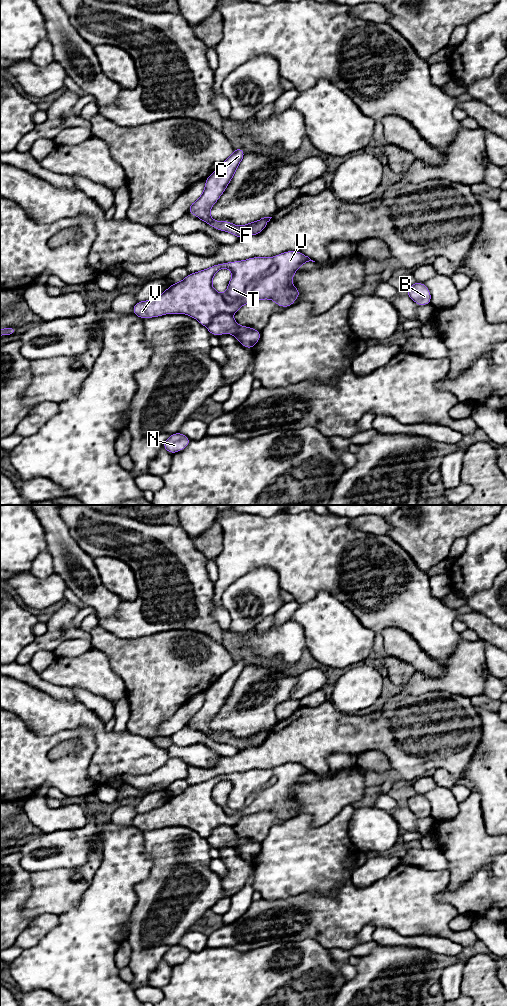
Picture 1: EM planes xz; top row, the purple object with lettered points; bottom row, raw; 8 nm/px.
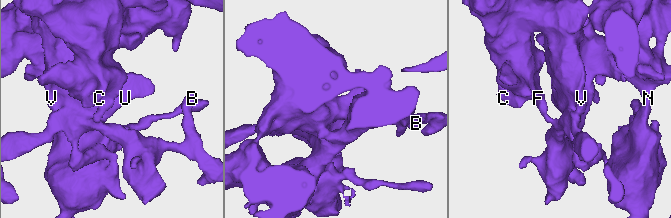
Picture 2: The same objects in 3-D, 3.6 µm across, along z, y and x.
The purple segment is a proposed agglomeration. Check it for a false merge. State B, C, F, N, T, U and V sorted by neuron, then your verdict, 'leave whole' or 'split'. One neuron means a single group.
groups B N / C F T U V; split

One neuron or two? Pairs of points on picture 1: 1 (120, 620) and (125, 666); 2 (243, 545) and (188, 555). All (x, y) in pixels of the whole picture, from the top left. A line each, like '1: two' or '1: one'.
1: two
2: two

